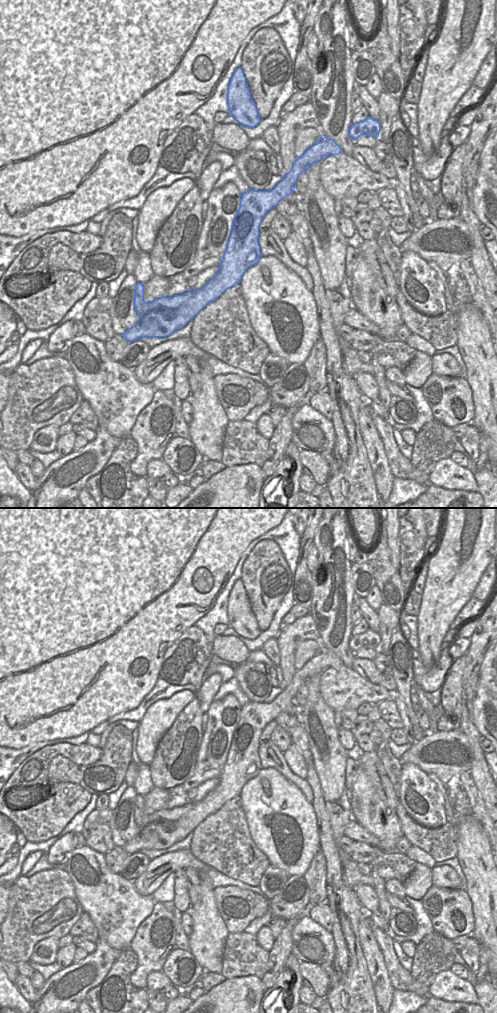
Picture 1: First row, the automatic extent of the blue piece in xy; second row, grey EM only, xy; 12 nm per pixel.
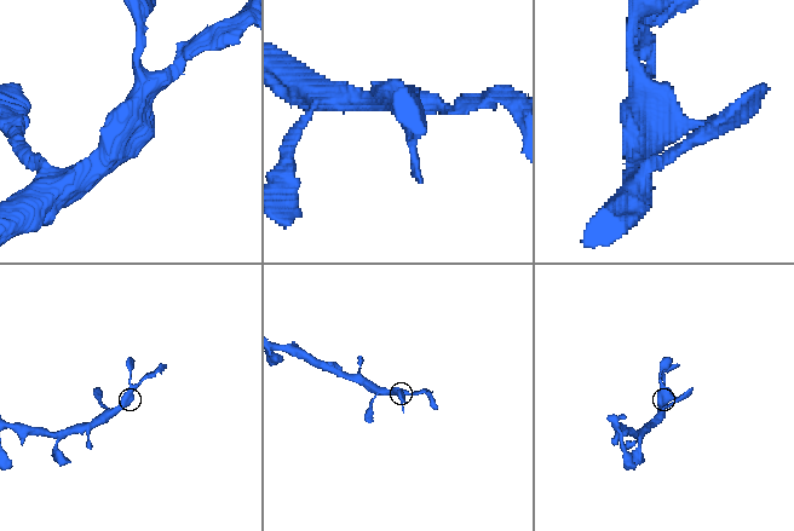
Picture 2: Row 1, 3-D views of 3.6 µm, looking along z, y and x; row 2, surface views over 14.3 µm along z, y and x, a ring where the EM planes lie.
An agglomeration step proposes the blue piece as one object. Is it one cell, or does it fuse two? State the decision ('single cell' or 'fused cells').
single cell

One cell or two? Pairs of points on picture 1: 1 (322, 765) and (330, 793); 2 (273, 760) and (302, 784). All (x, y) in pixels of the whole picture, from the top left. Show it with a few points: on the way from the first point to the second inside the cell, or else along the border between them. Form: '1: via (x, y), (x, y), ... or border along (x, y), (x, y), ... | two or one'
1: via (329, 772), (330, 786) | one
2: via (280, 766), (295, 779) | one

